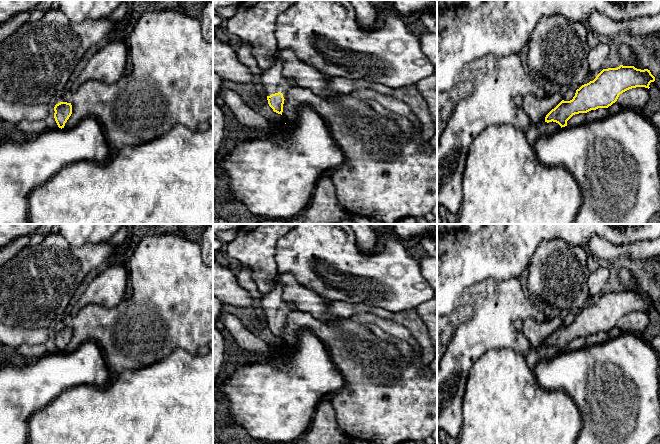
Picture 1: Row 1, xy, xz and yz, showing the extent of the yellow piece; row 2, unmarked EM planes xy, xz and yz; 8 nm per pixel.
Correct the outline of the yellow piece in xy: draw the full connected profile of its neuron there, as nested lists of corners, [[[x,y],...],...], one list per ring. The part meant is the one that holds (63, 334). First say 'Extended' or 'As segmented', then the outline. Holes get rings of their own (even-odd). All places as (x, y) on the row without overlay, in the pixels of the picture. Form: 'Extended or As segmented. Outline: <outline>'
As segmented. Outline: [[[60,326],[54,331],[54,342],[59,352],[64,352],[65,347],[72,338],[72,329],[67,326]]]

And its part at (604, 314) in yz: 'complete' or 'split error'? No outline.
complete

